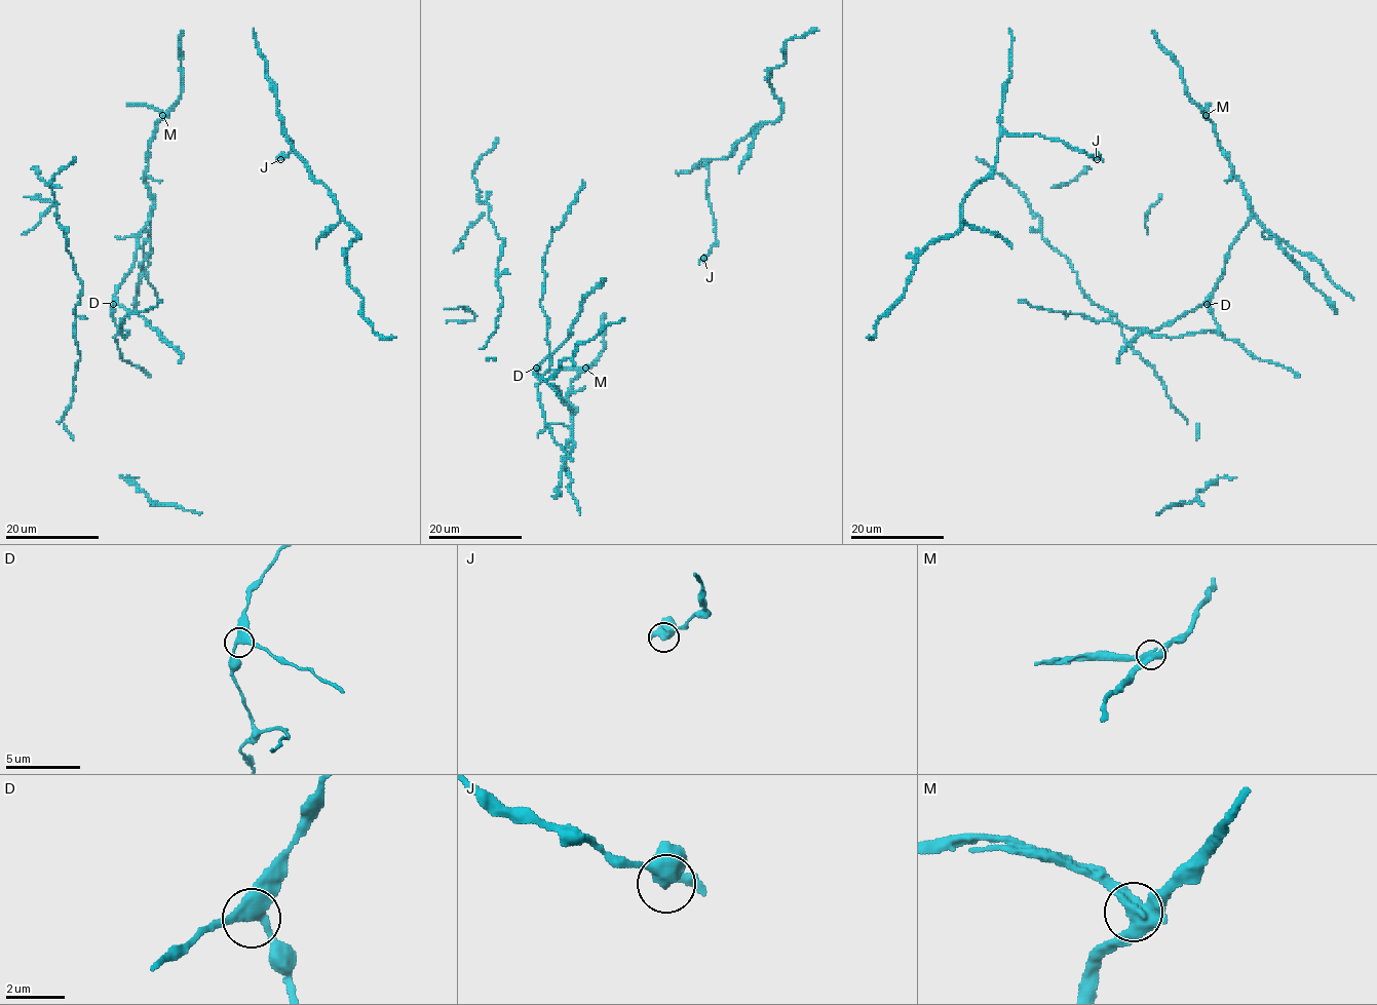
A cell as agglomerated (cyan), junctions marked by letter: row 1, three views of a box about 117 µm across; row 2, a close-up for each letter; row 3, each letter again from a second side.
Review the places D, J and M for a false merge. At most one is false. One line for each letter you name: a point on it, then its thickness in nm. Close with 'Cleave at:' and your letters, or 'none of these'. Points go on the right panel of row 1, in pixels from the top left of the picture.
M: place (1206, 115); calibre 440 nm
Cleave at: M

